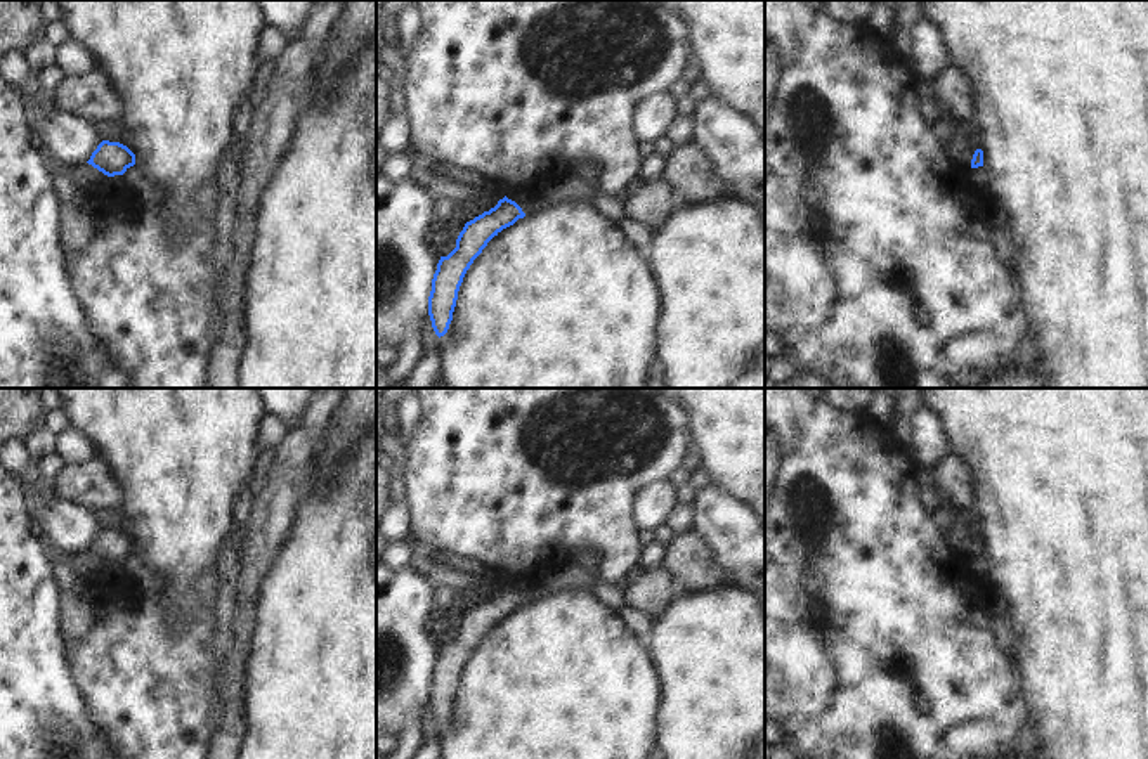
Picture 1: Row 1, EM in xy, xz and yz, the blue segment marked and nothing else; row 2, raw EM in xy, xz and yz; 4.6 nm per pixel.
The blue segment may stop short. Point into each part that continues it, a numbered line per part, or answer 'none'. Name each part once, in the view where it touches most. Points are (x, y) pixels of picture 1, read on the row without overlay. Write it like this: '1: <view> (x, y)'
none

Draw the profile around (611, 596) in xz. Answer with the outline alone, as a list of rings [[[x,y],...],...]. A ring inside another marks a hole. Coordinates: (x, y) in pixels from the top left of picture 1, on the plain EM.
[[[597,584],[590,593],[603,603],[609,610],[619,610],[626,601],[623,598],[623,586]]]

